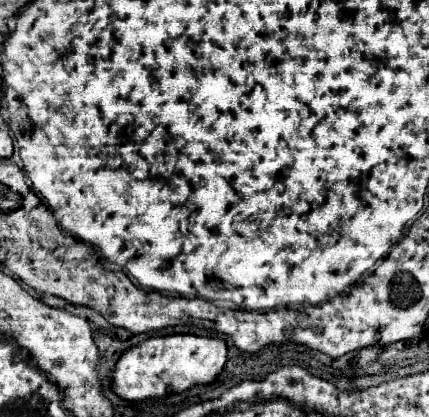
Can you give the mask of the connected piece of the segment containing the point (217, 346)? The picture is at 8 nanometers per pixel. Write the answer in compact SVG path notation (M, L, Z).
M170 334L148 338L122 352L112 368L112 392L124 400L158 398L172 392L184 392L198 384L212 382L226 364L226 342L220 338L202 338L192 334Z

